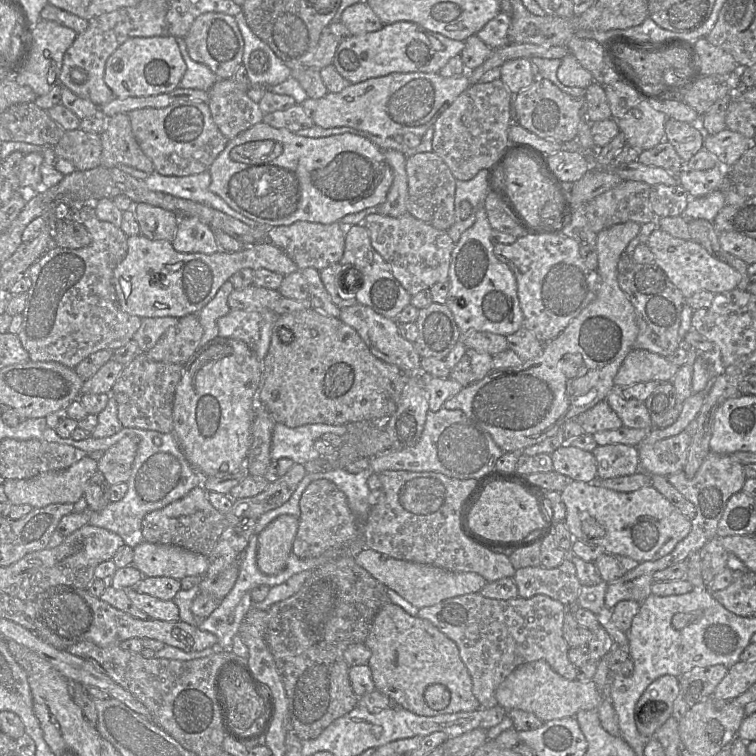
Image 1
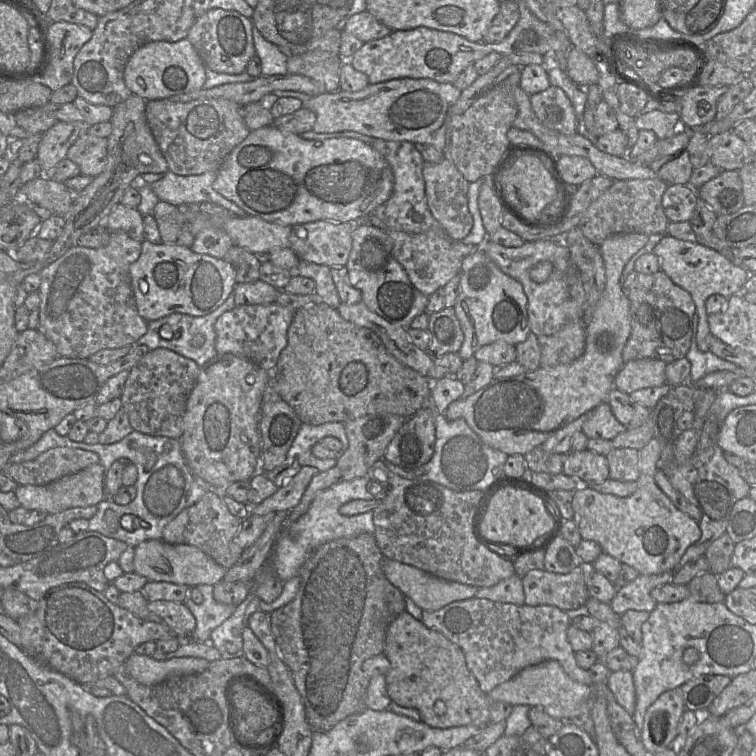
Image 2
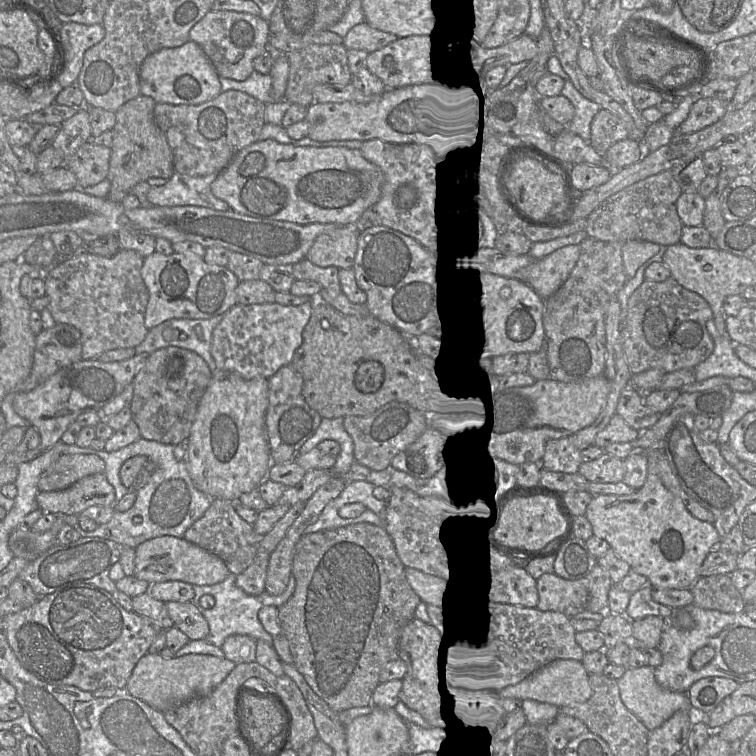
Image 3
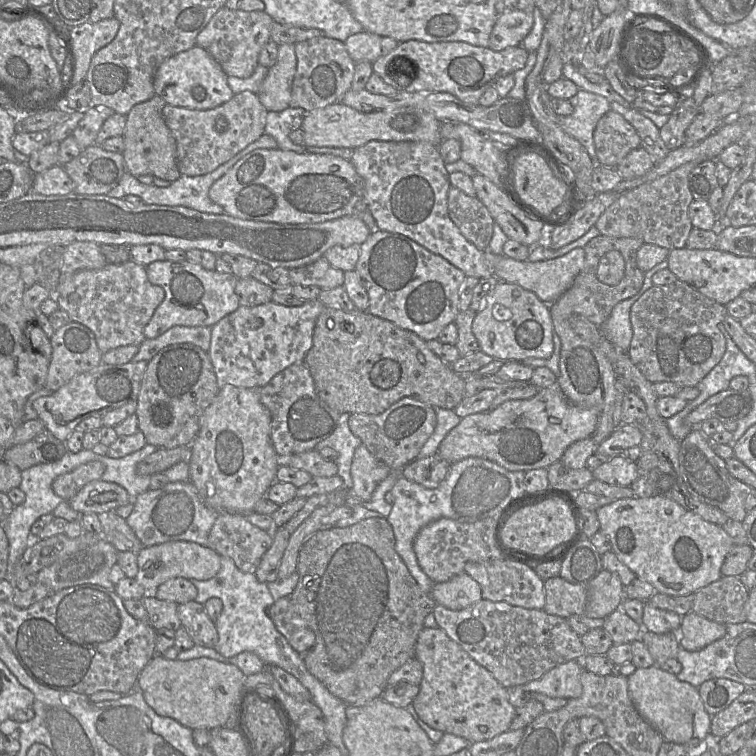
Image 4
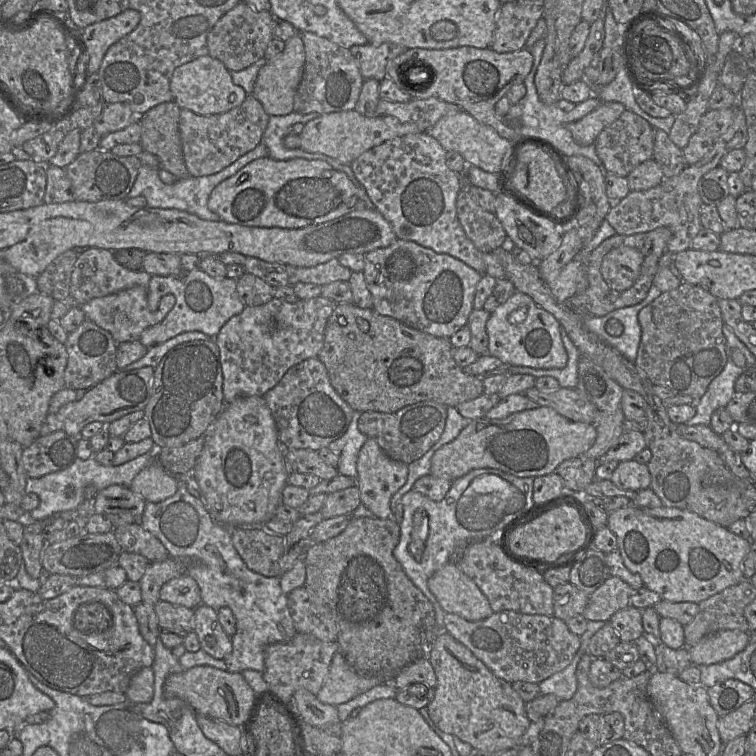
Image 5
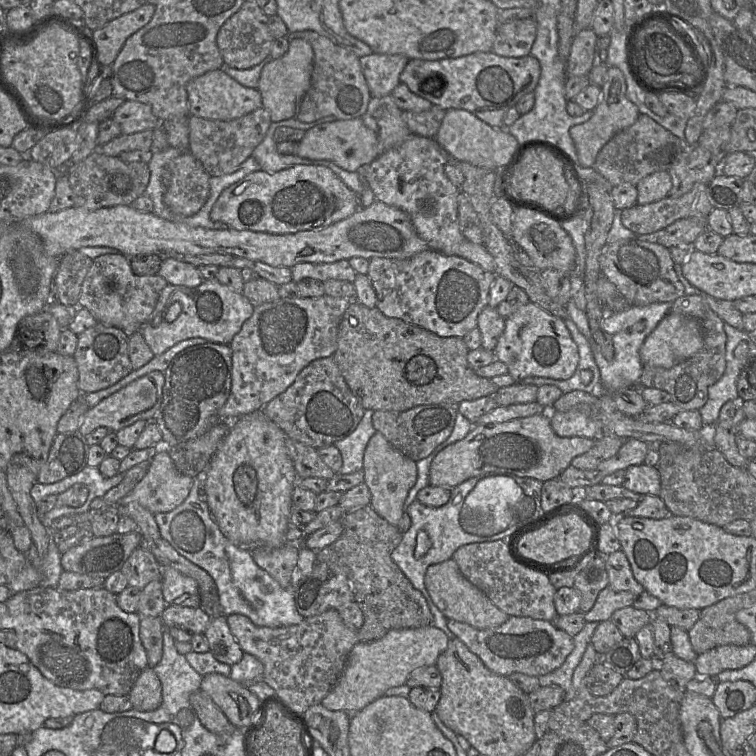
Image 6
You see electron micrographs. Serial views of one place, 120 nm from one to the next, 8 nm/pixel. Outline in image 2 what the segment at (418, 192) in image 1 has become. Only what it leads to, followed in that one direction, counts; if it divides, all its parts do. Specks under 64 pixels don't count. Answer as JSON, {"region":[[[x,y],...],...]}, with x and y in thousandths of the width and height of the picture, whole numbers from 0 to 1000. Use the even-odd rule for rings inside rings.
{"region":[[[586,209],[582,216],[562,214],[558,224],[562,257],[573,287],[583,296],[590,310],[601,317],[611,317],[623,306],[626,288],[619,276],[620,241],[598,213]]]}

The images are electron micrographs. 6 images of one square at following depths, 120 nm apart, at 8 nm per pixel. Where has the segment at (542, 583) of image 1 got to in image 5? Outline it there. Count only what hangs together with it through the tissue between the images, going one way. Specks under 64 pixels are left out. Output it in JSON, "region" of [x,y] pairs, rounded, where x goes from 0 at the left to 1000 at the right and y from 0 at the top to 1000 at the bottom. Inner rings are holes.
{"region":[[[754,770],[731,778],[731,813],[742,820],[763,812],[771,813],[776,798],[774,783]]]}

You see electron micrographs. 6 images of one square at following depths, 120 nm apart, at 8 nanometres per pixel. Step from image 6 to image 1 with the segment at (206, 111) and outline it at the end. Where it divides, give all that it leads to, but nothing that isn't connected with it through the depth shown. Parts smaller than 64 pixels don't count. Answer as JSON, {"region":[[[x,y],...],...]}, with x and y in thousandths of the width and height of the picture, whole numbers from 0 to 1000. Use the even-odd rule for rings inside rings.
{"region":[[[222,48],[173,49],[160,58],[142,78],[138,107],[159,131],[205,127],[235,116],[246,94],[235,52]]]}

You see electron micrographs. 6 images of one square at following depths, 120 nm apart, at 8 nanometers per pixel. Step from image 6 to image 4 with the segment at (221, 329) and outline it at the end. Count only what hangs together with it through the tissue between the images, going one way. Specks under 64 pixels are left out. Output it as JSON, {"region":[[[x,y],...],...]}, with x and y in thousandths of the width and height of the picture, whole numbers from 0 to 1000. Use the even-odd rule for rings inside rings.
{"region":[[[247,343],[241,347],[205,345],[192,354],[198,374],[213,380],[218,388],[216,398],[190,434],[192,447],[206,447],[234,430],[282,433],[295,419],[310,413],[317,405],[311,388],[315,368],[307,361],[274,357]]]}

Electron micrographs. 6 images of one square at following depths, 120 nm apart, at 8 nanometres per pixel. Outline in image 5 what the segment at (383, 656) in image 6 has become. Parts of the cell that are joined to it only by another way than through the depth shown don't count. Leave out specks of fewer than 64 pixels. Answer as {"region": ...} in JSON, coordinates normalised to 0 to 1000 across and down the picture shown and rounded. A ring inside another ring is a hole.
{"region":[[[447,861],[439,872],[430,902],[418,921],[427,930],[446,934],[511,902],[513,901],[507,901],[505,897],[474,893]]]}

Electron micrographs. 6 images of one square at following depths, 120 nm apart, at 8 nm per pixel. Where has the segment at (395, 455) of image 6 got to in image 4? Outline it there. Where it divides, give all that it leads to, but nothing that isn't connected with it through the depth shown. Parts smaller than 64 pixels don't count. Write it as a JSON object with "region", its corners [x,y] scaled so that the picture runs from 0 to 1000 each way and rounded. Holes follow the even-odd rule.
{"region":[[[478,587],[468,599],[464,615],[467,644],[464,660],[485,664],[491,660],[499,642],[511,634],[517,620],[500,610],[487,594]]]}

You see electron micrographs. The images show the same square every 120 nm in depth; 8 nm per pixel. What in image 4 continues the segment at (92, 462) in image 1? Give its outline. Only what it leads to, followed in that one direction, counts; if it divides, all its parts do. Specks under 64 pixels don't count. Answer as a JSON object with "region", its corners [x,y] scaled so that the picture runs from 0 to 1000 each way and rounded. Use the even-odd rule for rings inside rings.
{"region":[[[135,634],[115,639],[90,663],[91,669],[108,680],[140,677],[175,664],[168,649],[149,638]]]}

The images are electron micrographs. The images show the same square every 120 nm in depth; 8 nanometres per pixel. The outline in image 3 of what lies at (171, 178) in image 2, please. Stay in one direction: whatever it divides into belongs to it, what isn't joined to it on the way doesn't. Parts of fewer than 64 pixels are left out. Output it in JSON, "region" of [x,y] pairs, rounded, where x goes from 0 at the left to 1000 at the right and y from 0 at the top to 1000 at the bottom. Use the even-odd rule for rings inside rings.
{"region":[[[231,228],[221,241],[209,247],[198,247],[194,265],[202,272],[265,272],[288,279],[300,279],[303,271],[286,262],[278,251],[279,242],[290,229],[266,234],[253,234]]]}

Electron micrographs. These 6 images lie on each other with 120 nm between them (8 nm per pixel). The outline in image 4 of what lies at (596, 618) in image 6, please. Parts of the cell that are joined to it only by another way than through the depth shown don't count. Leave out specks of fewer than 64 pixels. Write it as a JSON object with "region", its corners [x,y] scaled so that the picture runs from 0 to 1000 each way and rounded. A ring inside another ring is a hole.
{"region":[[[799,753],[779,771],[776,782],[772,813],[779,817],[802,819],[821,804],[827,792],[825,774],[817,759]]]}

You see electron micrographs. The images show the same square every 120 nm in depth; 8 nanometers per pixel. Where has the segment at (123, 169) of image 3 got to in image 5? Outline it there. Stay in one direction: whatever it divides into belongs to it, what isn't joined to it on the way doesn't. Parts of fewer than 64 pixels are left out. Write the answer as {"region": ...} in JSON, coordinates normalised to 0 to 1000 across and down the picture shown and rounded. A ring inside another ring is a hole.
{"region":[[[230,135],[209,138],[183,153],[187,168],[184,190],[189,200],[205,205],[212,224],[217,224],[234,237],[250,234],[242,206],[237,175],[239,143]]]}

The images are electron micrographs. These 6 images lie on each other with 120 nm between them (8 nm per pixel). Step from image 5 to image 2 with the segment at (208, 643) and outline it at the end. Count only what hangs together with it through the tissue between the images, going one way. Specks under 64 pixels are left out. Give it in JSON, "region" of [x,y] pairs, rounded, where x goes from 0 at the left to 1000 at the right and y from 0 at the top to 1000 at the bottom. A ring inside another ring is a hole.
{"region":[[[196,795],[196,806],[208,812],[239,845],[253,845],[259,829],[259,819],[243,798],[230,795]]]}

